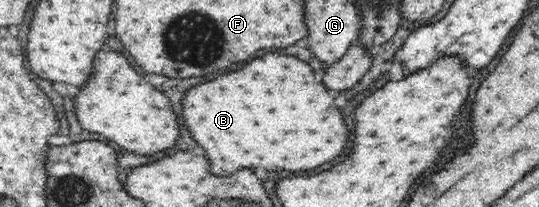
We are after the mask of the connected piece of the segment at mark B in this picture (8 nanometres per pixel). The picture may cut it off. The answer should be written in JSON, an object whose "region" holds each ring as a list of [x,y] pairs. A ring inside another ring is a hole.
{"region":[[[274,53],[254,59],[240,71],[194,87],[186,95],[186,123],[196,143],[206,149],[214,175],[232,175],[232,171],[254,167],[264,167],[268,171],[316,169],[340,157],[348,141],[344,115],[334,105],[334,97],[324,83],[316,79],[312,67],[296,57]]]}

